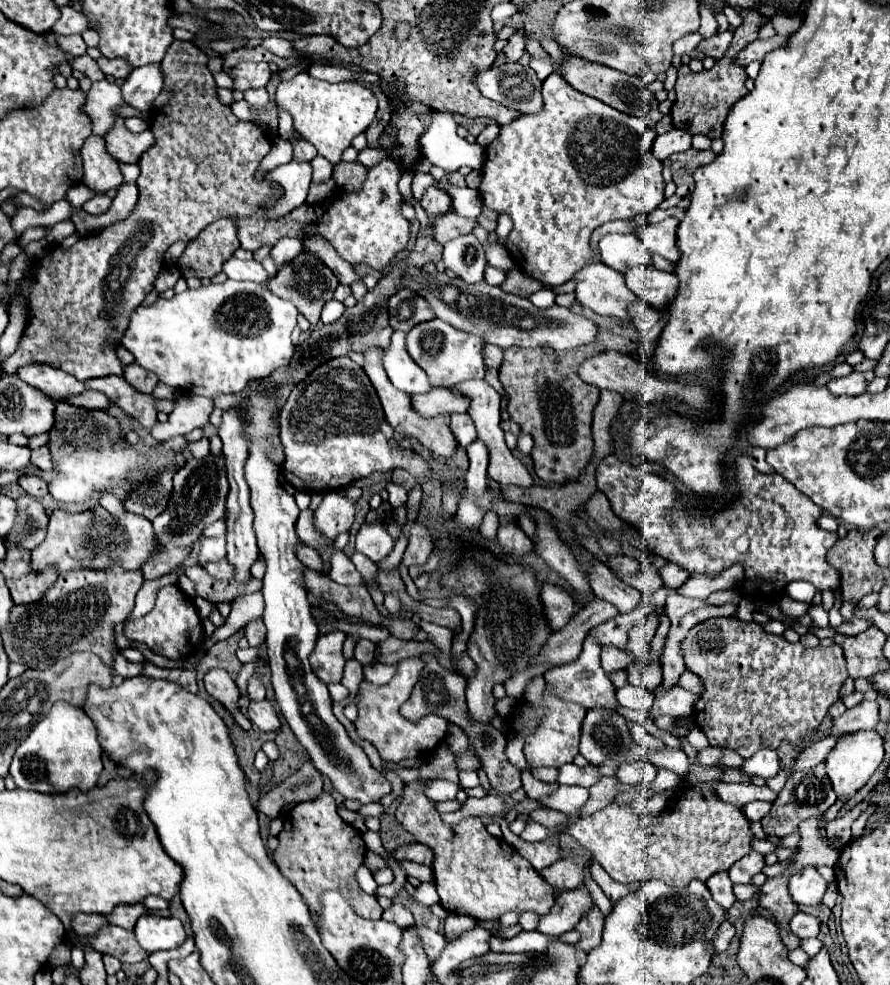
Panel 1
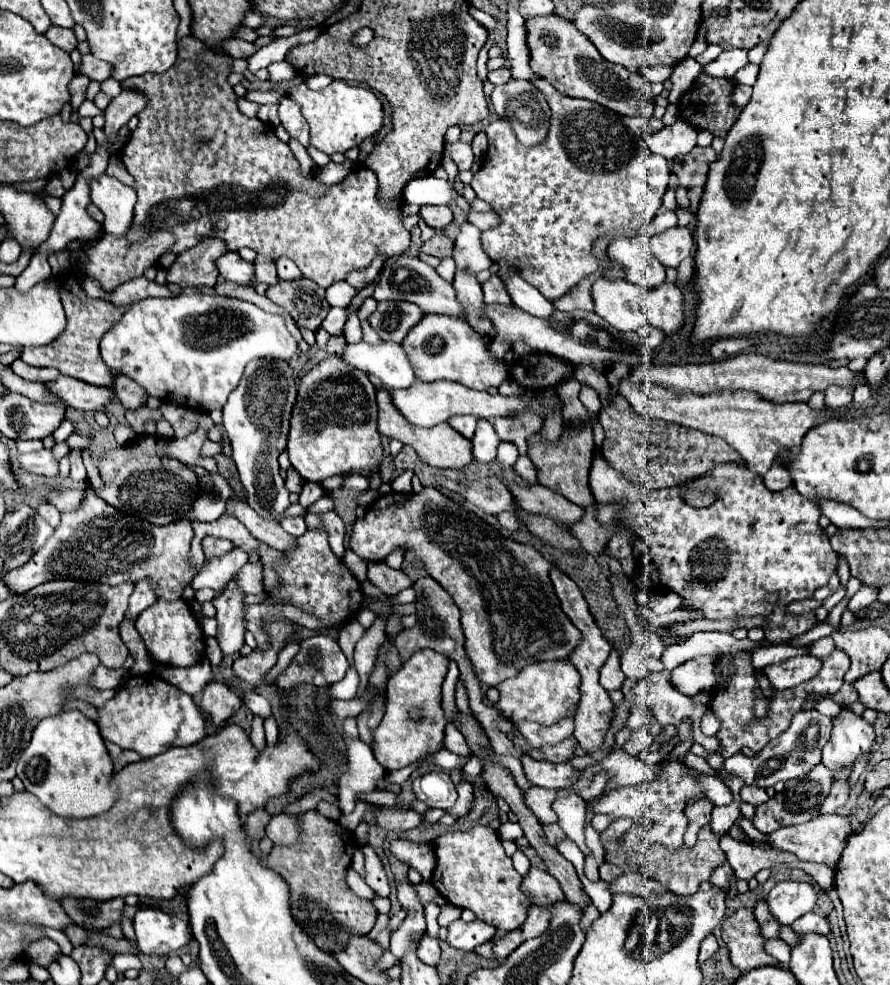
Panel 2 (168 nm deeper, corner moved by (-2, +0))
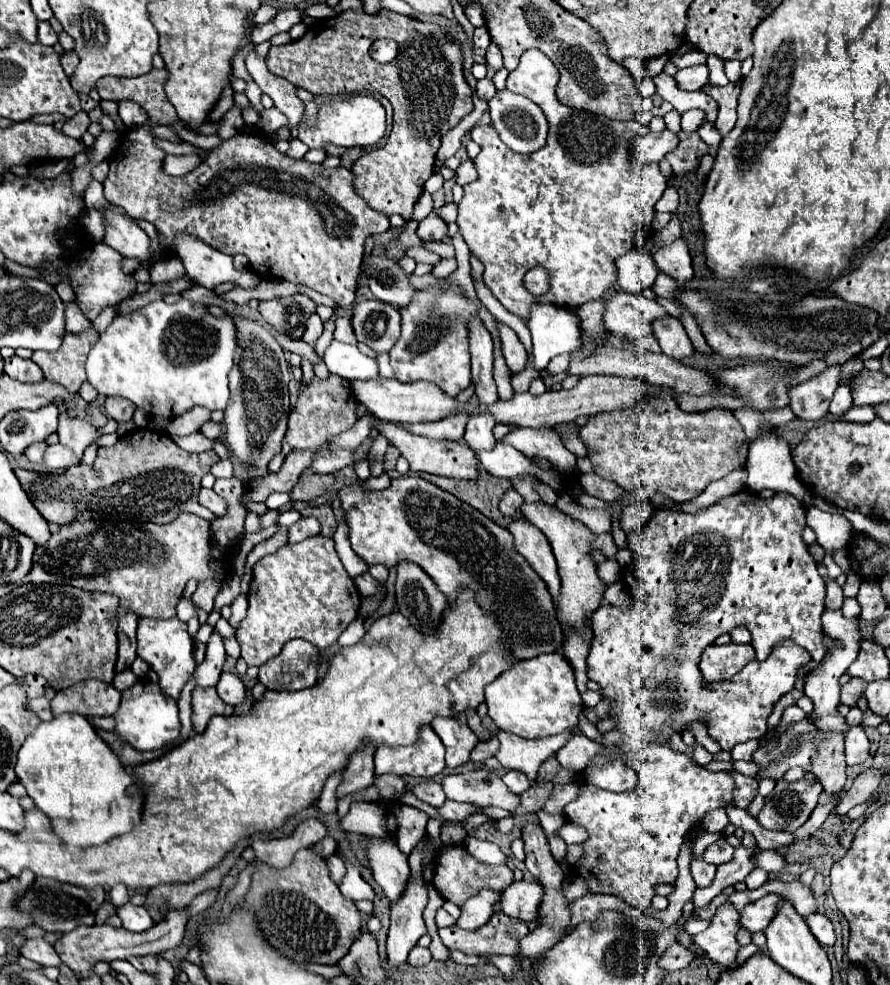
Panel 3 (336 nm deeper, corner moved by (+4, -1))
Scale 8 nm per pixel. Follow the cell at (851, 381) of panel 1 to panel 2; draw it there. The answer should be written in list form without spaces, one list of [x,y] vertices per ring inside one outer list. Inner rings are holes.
[[[827,387],[825,389],[825,407],[831,407],[831,409],[839,409],[839,407],[845,407],[851,403],[853,399],[853,389],[855,387]]]

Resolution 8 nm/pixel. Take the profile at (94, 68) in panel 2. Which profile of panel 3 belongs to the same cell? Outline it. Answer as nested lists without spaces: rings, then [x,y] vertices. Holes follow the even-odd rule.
[[[65,52],[65,54],[61,56],[61,66],[63,66],[63,70],[65,70],[65,74],[67,74],[69,78],[73,76],[73,72],[75,72],[75,68],[77,68],[77,62],[79,62],[79,58],[77,58],[75,52]]]

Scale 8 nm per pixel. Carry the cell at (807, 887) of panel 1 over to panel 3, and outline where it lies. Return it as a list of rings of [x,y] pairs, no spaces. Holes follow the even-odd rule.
[[[767,894],[757,902],[747,904],[745,910],[741,912],[741,926],[751,932],[765,930],[765,926],[769,926],[769,922],[773,920],[773,914],[777,914],[779,900],[781,900],[779,894]]]

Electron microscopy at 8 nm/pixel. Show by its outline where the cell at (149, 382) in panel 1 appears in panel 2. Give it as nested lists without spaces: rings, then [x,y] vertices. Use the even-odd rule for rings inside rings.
[[[129,377],[115,379],[115,395],[125,409],[137,409],[147,403],[147,393]]]

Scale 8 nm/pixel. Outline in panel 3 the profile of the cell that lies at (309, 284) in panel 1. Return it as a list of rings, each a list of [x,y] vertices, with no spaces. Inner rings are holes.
[[[293,294],[269,302],[259,302],[261,316],[279,332],[285,332],[291,338],[303,336],[305,322],[311,314],[315,314],[315,308],[317,304],[305,294]]]

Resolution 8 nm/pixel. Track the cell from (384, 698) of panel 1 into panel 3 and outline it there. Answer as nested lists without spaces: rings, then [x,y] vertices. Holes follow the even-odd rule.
[[[421,726],[419,740],[413,746],[385,746],[375,752],[375,774],[393,772],[435,772],[435,774],[409,774],[433,778],[445,770],[445,748],[431,726]]]

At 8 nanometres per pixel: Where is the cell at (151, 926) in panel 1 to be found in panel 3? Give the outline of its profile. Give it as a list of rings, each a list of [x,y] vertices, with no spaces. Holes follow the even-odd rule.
[[[125,904],[117,910],[117,916],[123,920],[123,928],[127,928],[129,932],[145,932],[155,924],[143,906]]]

